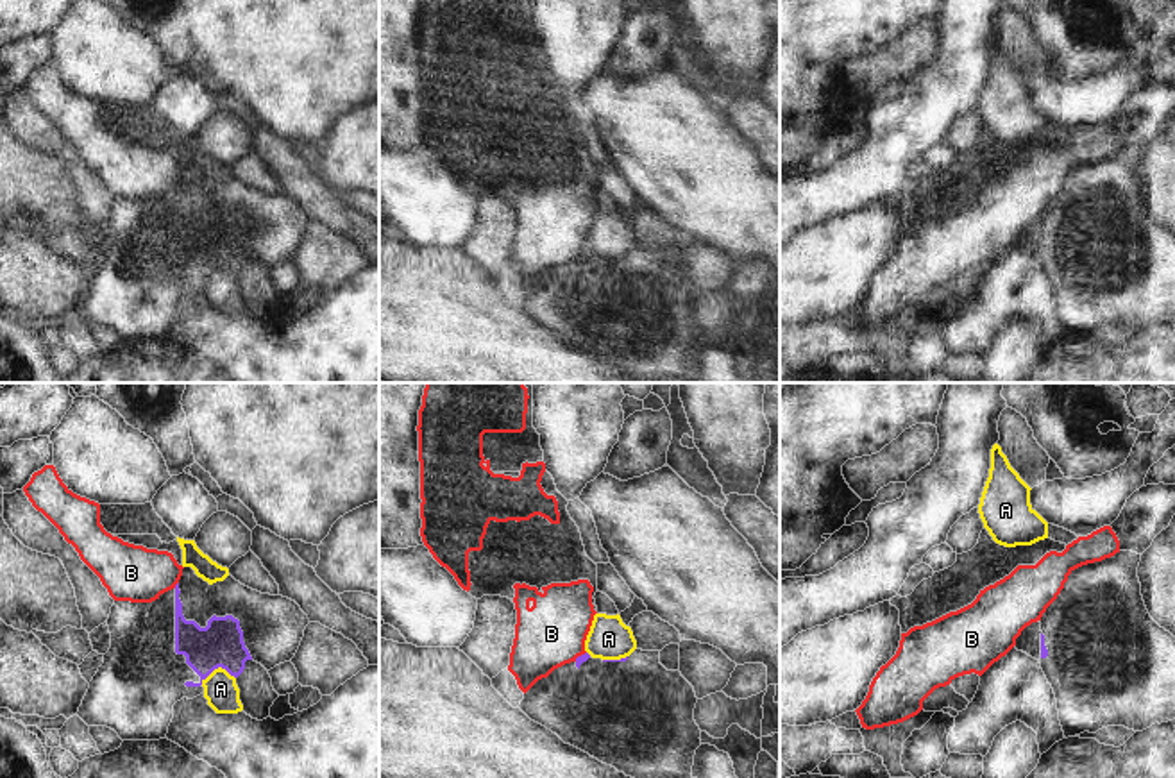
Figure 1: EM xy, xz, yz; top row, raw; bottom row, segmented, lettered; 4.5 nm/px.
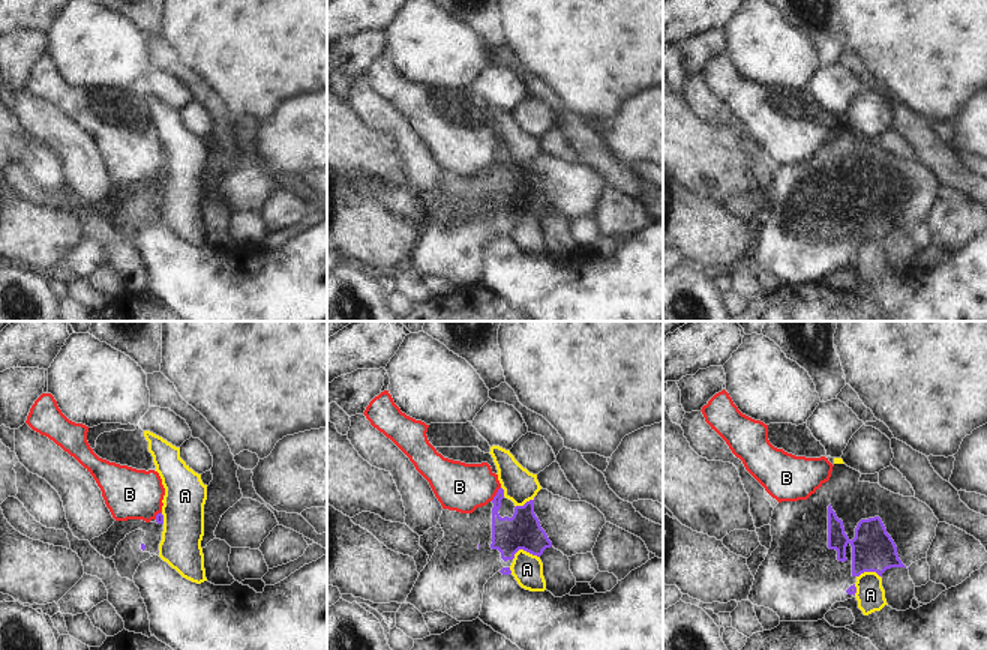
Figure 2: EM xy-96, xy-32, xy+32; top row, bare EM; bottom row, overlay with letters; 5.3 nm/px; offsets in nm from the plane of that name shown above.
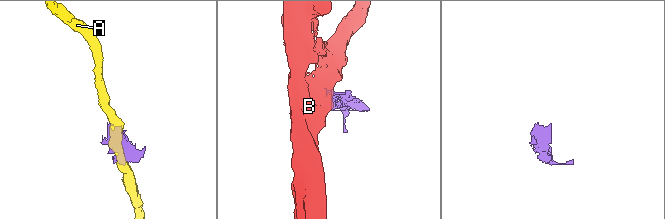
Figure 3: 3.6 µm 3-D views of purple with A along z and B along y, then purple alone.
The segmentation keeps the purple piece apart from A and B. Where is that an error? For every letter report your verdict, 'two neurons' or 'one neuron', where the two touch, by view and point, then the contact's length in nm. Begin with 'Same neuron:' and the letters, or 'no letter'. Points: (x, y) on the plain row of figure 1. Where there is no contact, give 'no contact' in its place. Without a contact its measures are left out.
Same neuron: no letter
A: two neurons | xy (217, 267) | 160 nm
B: two neurons | xy (176, 185) | 40 nm

